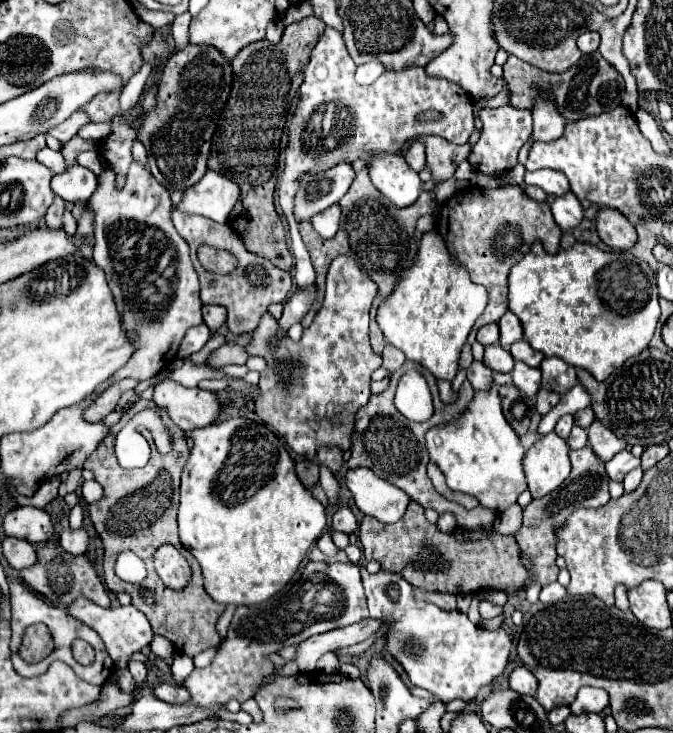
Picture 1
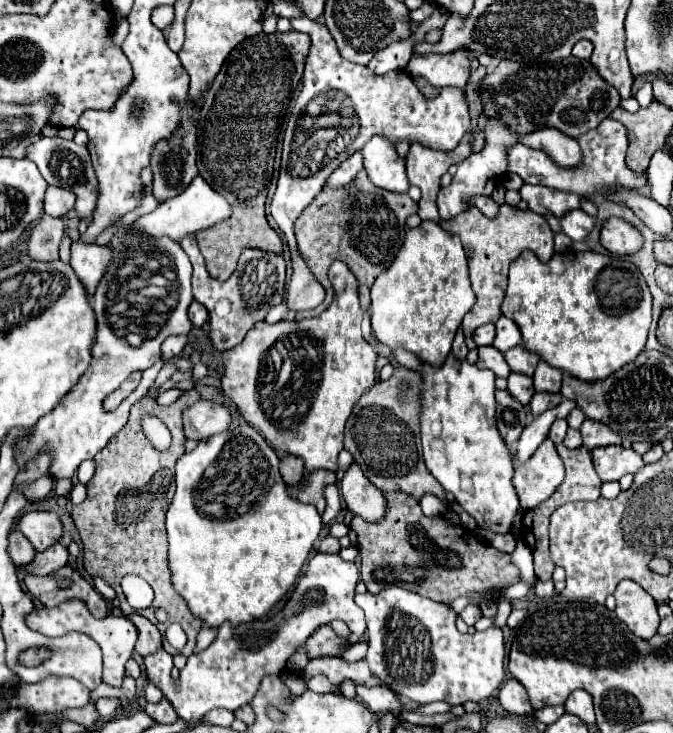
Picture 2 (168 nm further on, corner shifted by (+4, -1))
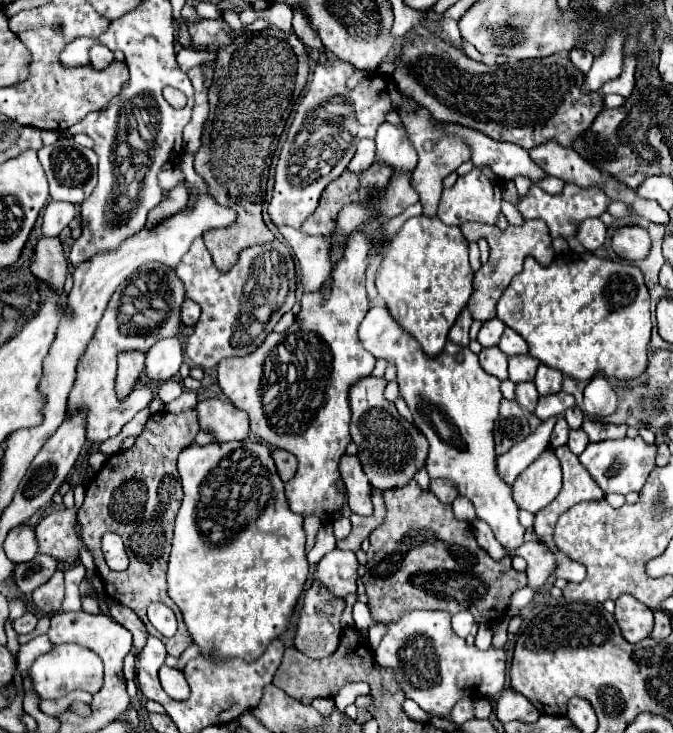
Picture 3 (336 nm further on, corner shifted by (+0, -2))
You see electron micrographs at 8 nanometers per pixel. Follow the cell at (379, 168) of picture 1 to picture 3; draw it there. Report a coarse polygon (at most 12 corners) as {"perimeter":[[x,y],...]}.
{"perimeter":[[378,128],[376,162],[394,172],[416,168],[404,128]]}

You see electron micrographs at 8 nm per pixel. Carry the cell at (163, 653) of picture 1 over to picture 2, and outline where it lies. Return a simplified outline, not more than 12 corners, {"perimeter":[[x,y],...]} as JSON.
{"perimeter":[[142,615],[127,616],[138,629],[136,651],[146,657],[162,647],[160,631]]}

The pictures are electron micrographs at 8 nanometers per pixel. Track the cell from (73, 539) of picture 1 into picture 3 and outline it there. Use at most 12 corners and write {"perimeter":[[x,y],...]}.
{"perimeter":[[36,554],[18,564],[14,582],[28,596],[52,578],[58,560]]}

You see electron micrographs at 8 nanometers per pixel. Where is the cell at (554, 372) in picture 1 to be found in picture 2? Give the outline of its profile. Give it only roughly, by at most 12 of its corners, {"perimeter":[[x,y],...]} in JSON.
{"perimeter":[[540,361],[532,379],[536,391],[560,393],[562,371]]}

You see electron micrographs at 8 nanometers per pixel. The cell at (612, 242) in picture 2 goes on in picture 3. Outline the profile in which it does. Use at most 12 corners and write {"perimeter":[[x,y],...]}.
{"perimeter":[[642,226],[612,234],[612,250],[624,260],[642,260],[650,236]]}

